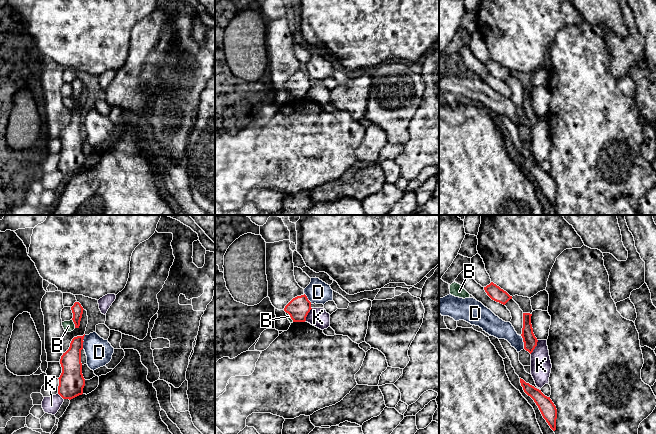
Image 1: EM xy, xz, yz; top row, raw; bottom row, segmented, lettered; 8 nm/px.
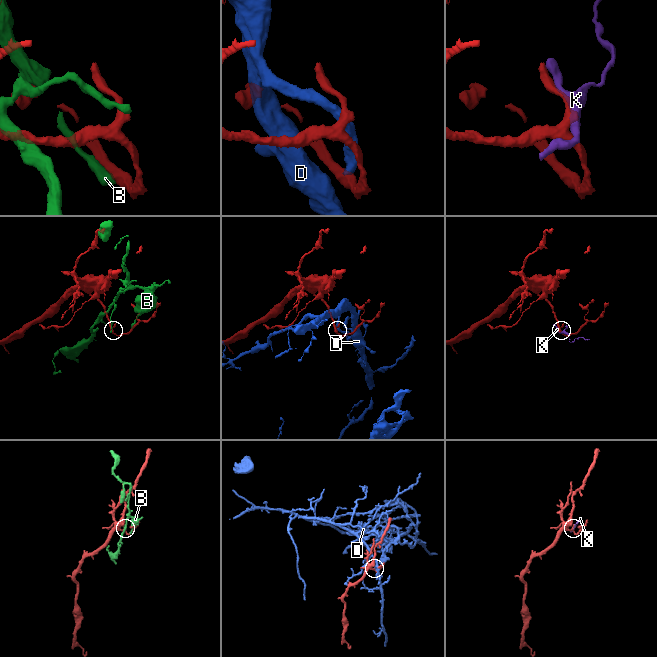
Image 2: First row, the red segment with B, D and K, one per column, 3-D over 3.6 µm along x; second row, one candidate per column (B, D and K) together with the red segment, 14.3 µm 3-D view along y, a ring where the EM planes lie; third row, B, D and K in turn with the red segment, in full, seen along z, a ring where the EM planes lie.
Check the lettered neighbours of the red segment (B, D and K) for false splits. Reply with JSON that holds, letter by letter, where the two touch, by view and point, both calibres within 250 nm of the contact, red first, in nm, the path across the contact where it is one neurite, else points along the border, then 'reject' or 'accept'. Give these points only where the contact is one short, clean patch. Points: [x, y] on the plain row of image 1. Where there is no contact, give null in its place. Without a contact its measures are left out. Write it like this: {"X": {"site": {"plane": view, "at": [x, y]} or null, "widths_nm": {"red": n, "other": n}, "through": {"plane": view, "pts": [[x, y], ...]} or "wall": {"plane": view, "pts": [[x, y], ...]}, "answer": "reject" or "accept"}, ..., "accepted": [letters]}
{"B": {"site": {"plane": "xy", "at": [74, 99]}, "widths_nm": {"red": 90, "other": 90}, "answer": "reject"}, "D": {"site": {"plane": "xy", "at": [83, 117]}, "widths_nm": {"red": 170, "other": 220}, "wall": {"plane": "xy", "pts": [[85, 111], [82, 124]]}, "answer": "reject"}, "K": {"site": {"plane": "yz", "at": [535, 122]}, "widths_nm": {"red": 110, "other": 160}, "answer": "reject"}, "accepted": []}

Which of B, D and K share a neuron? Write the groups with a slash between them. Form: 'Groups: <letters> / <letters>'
Groups: B / D / K

